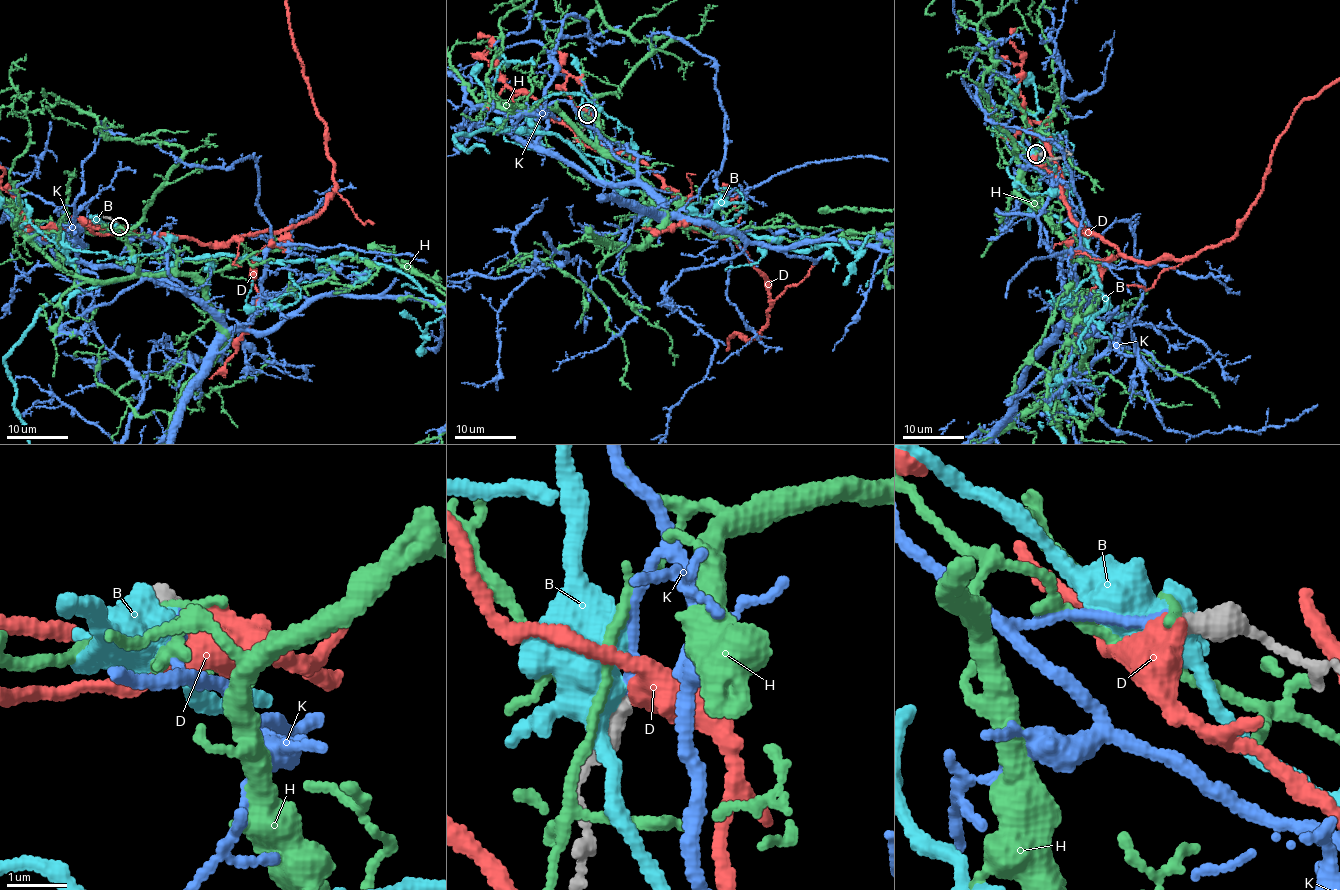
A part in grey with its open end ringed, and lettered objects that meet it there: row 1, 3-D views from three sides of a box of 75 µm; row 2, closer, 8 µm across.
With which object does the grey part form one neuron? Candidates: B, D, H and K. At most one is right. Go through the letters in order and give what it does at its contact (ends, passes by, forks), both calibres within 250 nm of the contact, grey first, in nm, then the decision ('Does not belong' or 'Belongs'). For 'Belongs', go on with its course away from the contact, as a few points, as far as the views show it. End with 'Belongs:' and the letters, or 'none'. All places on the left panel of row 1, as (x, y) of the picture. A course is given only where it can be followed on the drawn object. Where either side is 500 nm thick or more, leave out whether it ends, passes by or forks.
B: It forks there. Thickness 420 nm (grey) against 400 nm. Does not belong
D: It passes by. Thickness 400 nm (grey) against 400 nm. Does not belong
H: It passes by. Thickness 380 nm (grey) against 110 nm. Does not belong
K: It ends there. Thickness 380 nm (grey) against 140 nm. Belongs
Belongs: K

